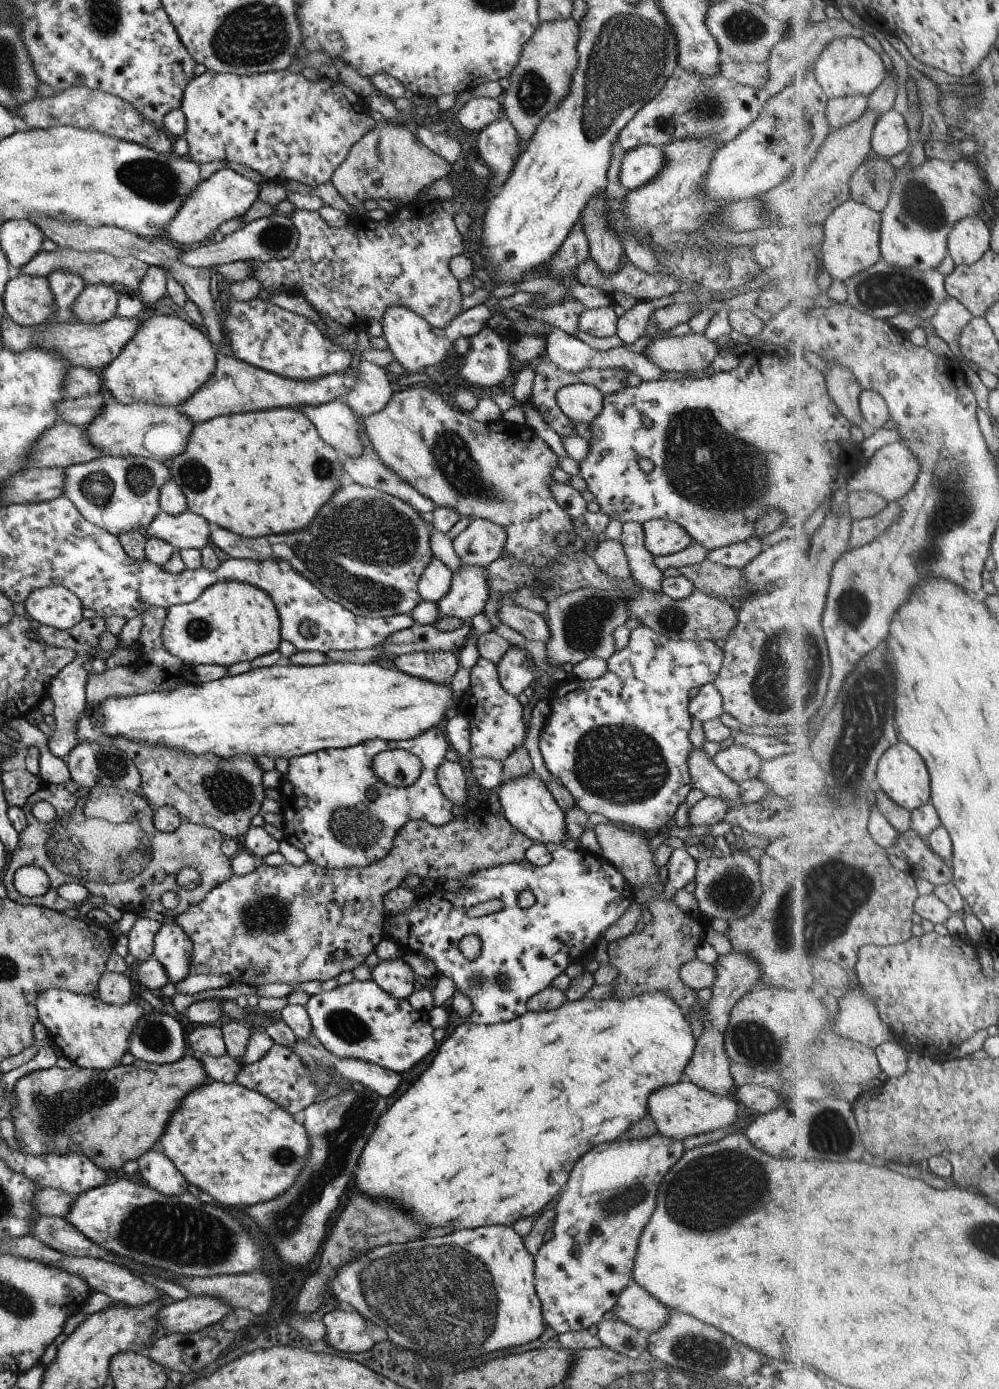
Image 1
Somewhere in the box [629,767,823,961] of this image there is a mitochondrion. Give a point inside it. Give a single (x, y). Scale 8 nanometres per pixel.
(731, 893)

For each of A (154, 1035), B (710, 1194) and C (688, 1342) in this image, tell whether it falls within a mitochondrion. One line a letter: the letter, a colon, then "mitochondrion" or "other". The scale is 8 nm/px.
A: mitochondrion
B: mitochondrion
C: mitochondrion

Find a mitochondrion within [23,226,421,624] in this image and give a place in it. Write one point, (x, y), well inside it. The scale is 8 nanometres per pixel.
(101, 488)

